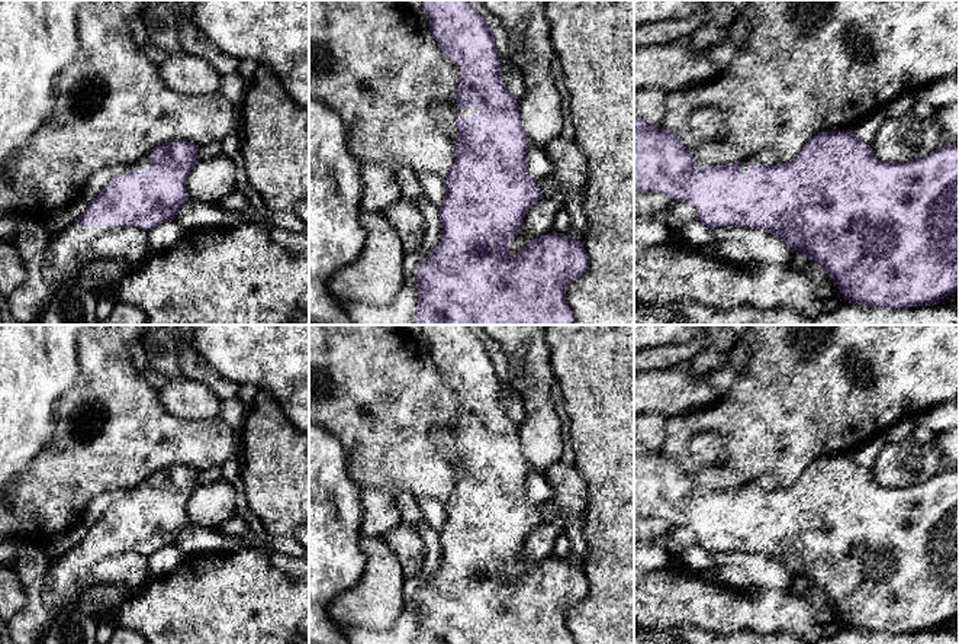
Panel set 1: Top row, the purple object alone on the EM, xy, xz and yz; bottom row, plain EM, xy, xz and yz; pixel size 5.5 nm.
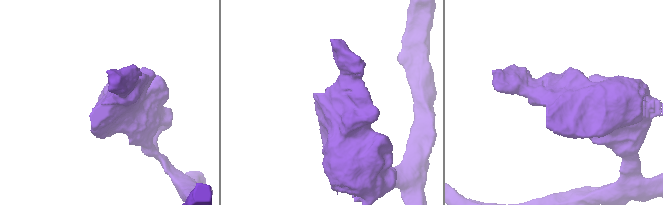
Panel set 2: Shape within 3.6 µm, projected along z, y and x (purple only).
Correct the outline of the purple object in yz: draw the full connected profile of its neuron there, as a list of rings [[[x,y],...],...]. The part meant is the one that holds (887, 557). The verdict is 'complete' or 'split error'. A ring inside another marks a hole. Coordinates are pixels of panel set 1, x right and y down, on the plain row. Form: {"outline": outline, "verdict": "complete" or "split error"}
{"outline": [[[634,442],[634,516],[660,518],[670,525],[685,525],[698,532],[698,544],[711,554],[757,553],[776,560],[791,577],[808,582],[820,590],[836,606],[849,628],[891,634],[931,631],[959,615],[959,470],[937,471],[929,480],[908,487],[884,487],[875,482],[870,470],[852,457],[826,455],[811,461],[797,483],[789,487],[783,487],[773,473],[766,471],[740,487],[724,489],[723,476],[723,466],[704,467],[692,458],[688,447],[683,455],[675,458],[666,455],[663,448],[651,450]]], "verdict": "split error"}

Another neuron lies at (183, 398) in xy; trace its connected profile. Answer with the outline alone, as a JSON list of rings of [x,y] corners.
[[[178,376],[158,390],[168,413],[184,421],[213,419],[219,416],[221,400],[205,384]]]

